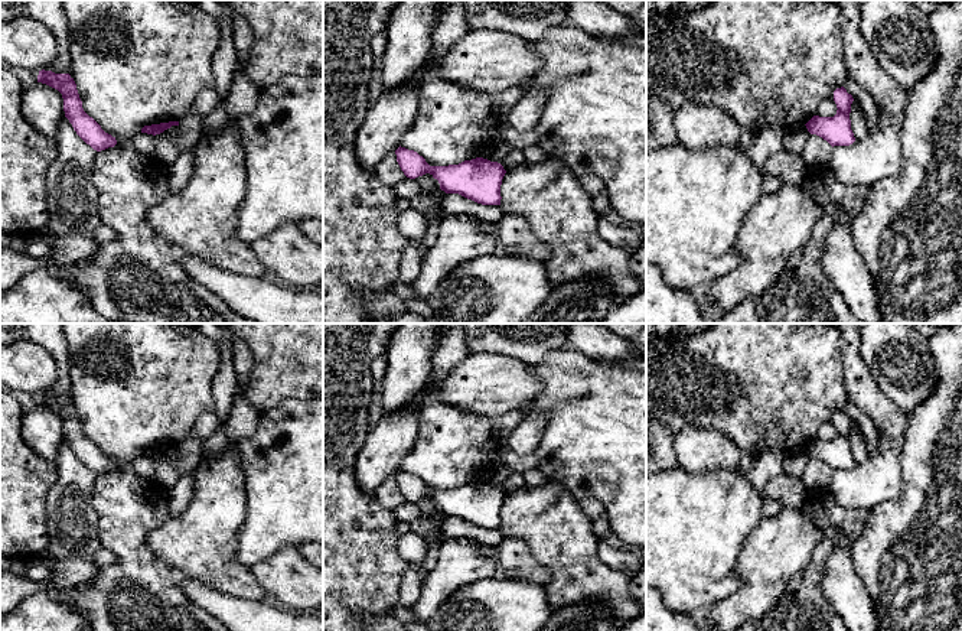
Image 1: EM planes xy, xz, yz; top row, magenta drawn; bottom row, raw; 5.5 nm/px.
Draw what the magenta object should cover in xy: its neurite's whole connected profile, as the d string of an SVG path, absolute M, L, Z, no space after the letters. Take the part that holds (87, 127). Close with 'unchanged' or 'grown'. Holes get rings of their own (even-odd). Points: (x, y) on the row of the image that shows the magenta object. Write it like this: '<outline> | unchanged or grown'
M42 69L39 71L37 82L46 84L62 94L65 117L76 134L94 150L101 152L117 144L115 137L105 133L101 126L84 111L76 84L69 74L55 74Z | unchanged

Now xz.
M400 146L395 155L410 179L430 173L446 193L459 193L482 205L500 205L500 185L506 170L498 162L476 157L459 165L430 166L423 156L405 147Z | unchanged

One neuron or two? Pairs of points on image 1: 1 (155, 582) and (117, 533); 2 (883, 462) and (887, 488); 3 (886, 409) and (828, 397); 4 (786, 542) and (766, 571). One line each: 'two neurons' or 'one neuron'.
1: one neuron
2: one neuron
3: two neurons
4: one neuron

